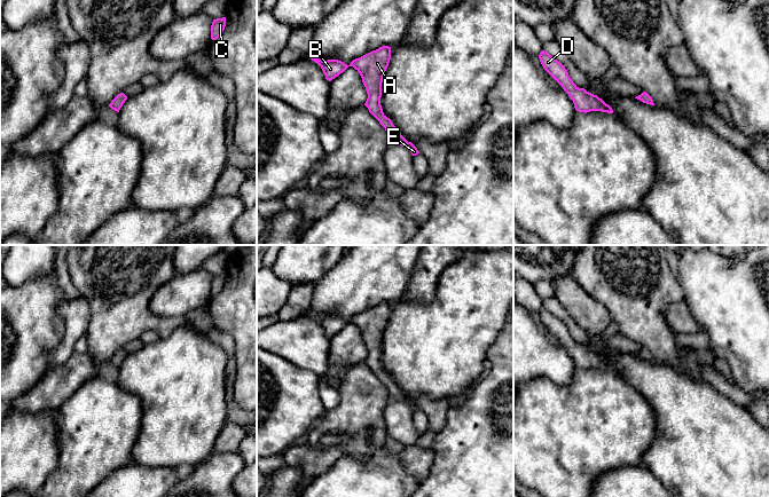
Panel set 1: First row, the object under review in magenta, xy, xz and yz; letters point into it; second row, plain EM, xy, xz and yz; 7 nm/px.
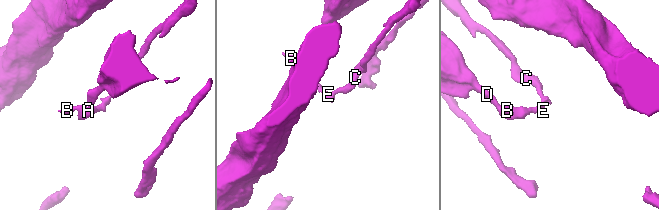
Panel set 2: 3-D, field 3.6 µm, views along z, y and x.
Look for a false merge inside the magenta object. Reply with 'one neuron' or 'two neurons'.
two neurons

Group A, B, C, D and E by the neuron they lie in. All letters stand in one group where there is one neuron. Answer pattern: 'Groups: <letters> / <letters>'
Groups: A B D / C E

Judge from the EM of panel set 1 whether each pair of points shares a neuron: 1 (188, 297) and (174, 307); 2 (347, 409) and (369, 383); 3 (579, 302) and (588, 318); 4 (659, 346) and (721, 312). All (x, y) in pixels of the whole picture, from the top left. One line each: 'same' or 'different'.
1: same
2: same
3: same
4: different

